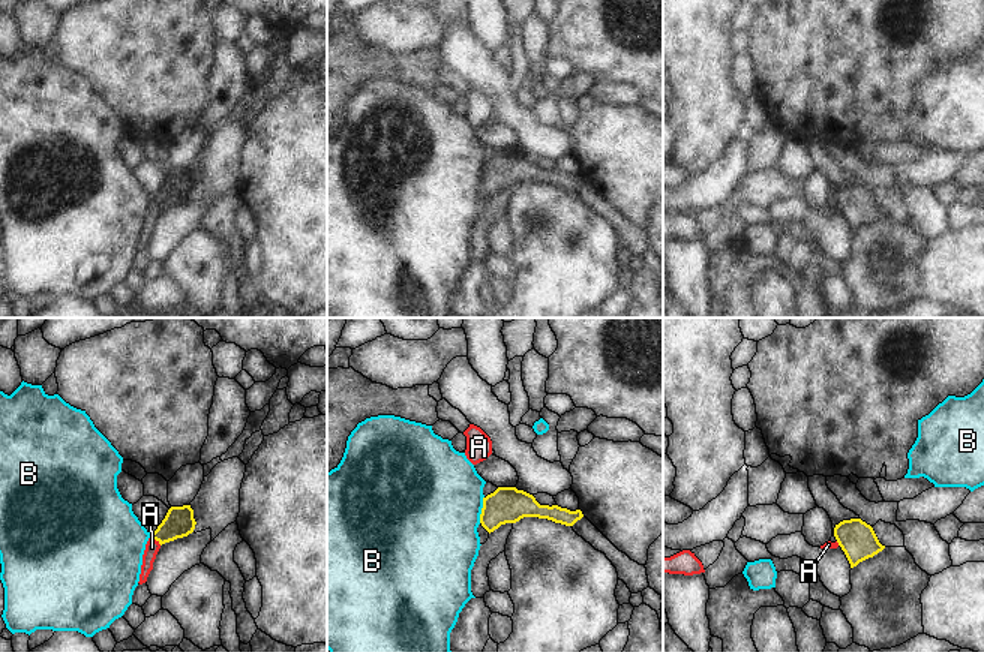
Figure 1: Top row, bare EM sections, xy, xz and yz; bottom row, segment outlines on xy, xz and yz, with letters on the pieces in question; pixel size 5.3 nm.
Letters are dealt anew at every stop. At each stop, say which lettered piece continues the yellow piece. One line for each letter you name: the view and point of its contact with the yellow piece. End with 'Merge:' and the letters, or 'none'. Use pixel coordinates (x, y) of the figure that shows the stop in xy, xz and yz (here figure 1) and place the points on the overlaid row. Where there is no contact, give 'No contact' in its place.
Merge: none

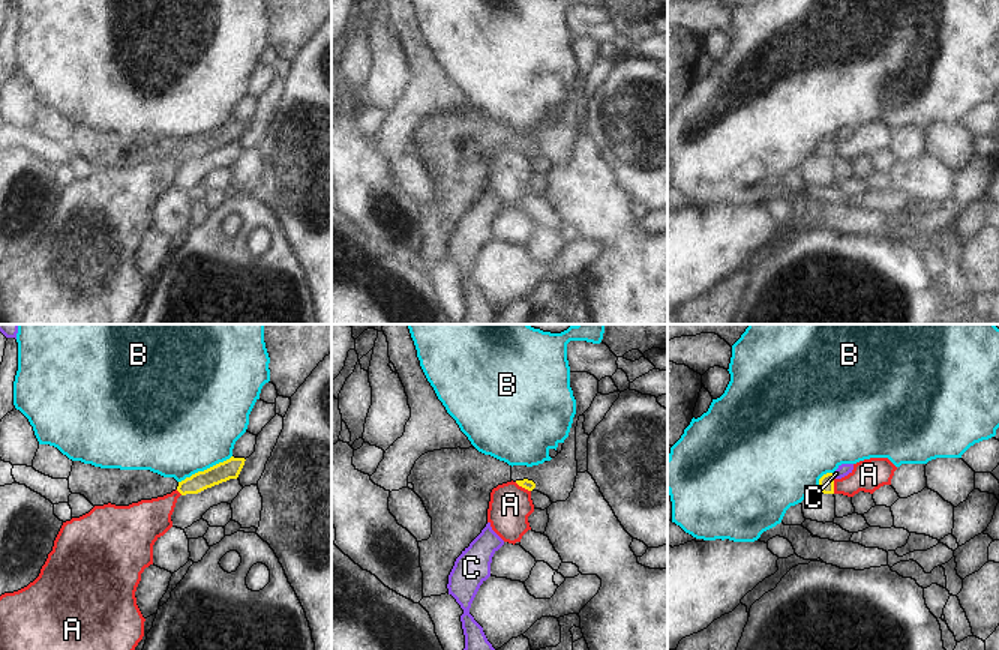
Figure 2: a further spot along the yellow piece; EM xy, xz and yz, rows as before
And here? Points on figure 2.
Merge: none

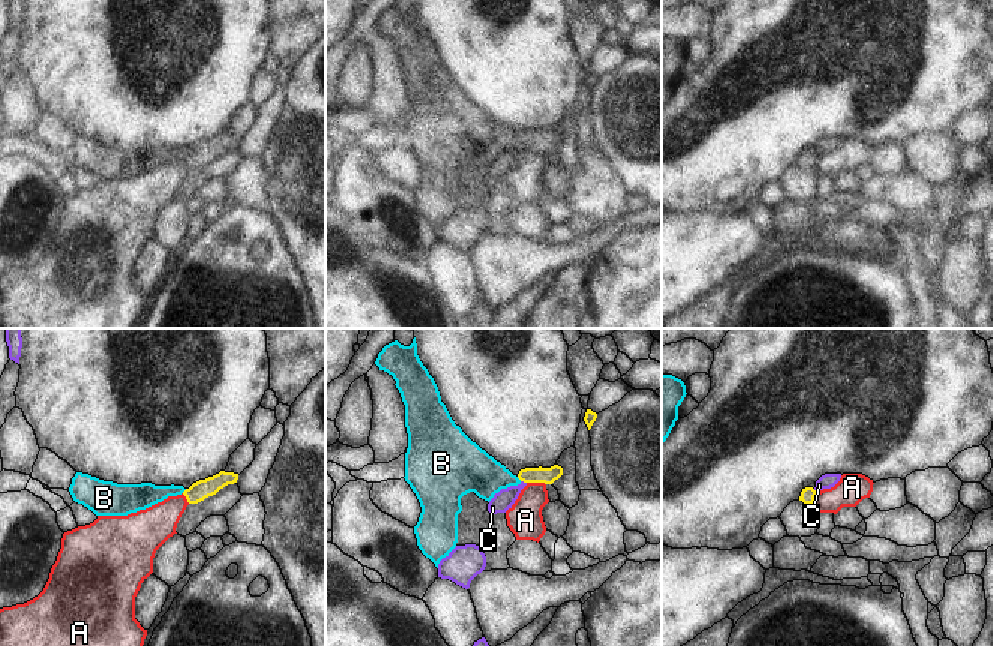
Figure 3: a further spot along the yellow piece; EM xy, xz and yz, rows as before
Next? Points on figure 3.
B: Touches yellow at xy (185, 490)
Merge: B

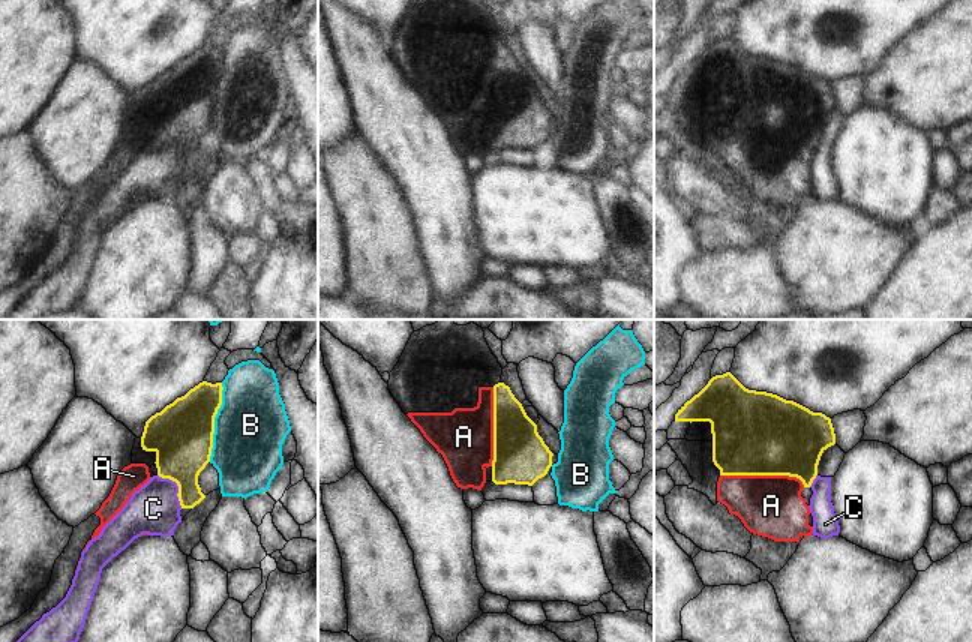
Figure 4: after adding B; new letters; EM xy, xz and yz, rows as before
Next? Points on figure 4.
A: Touches yellow at yz (764, 474)
Merge: A

